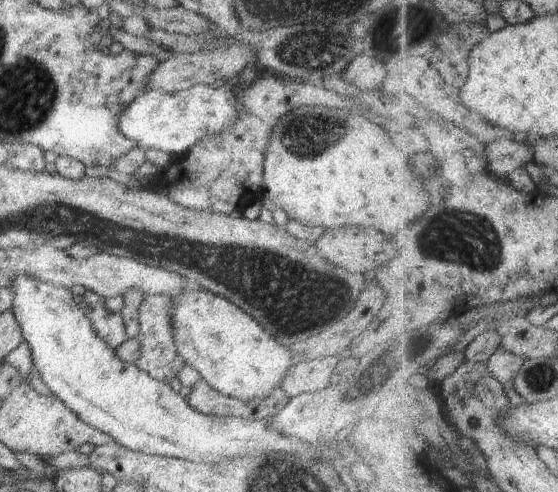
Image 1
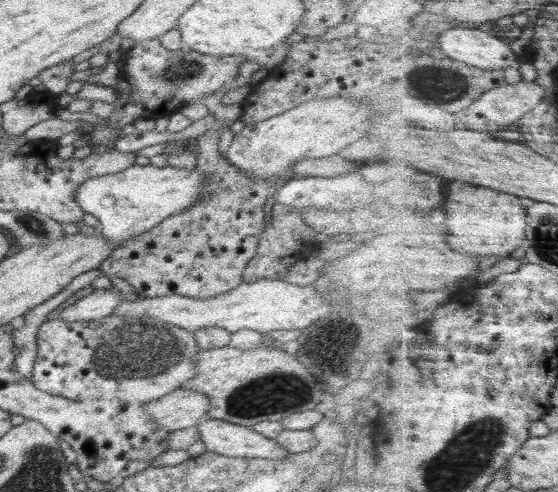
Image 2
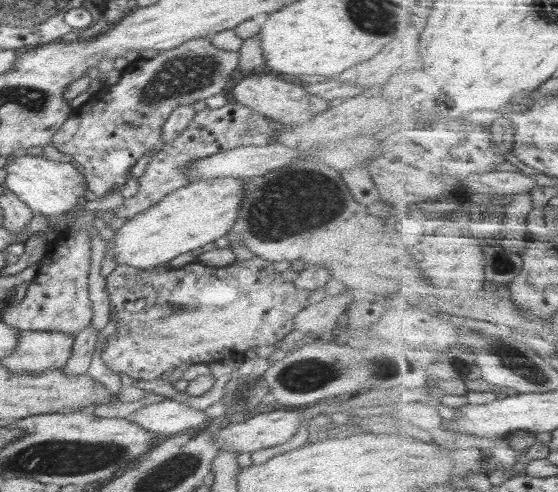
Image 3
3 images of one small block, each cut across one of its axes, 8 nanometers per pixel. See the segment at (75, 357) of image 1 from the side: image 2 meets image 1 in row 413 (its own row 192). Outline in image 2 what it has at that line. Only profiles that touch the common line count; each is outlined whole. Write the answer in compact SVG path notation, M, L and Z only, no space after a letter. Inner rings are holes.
M134 164L123 171L114 174L103 174L88 178L75 189L75 200L85 213L92 214L99 220L100 233L110 240L111 250L114 251L122 242L143 234L157 227L165 218L178 214L199 201L201 186L203 186L202 172L194 167L192 170L180 170L172 166L156 168L151 166L138 166Z

